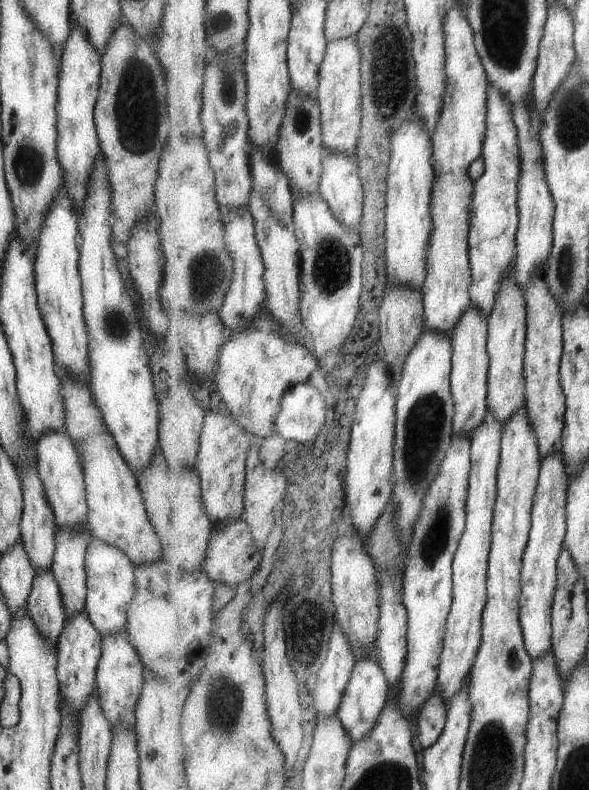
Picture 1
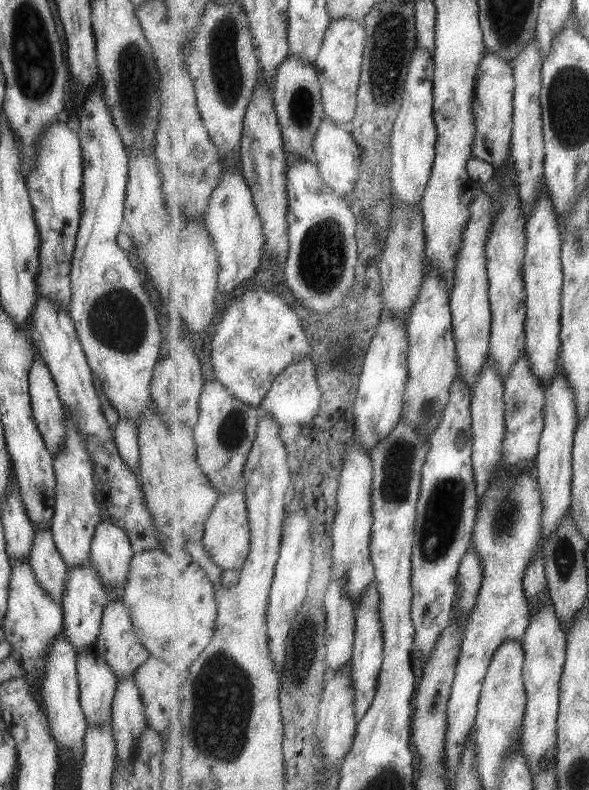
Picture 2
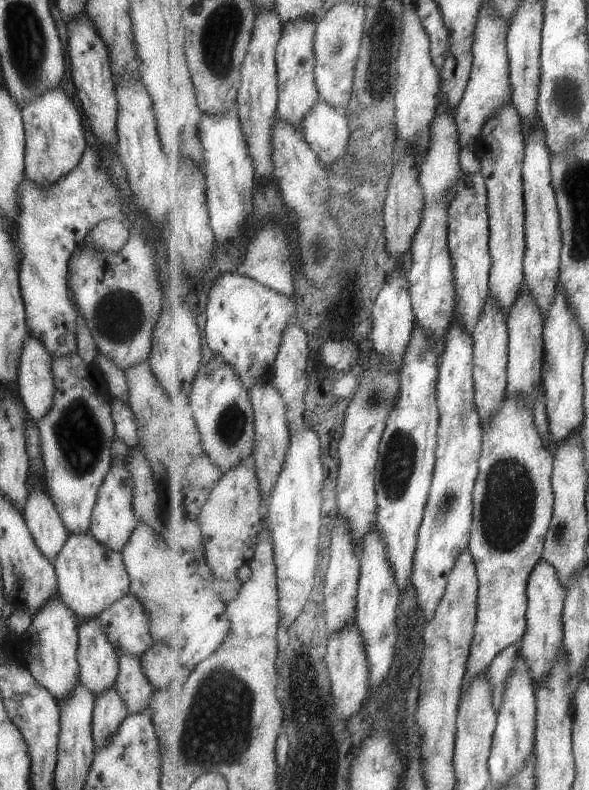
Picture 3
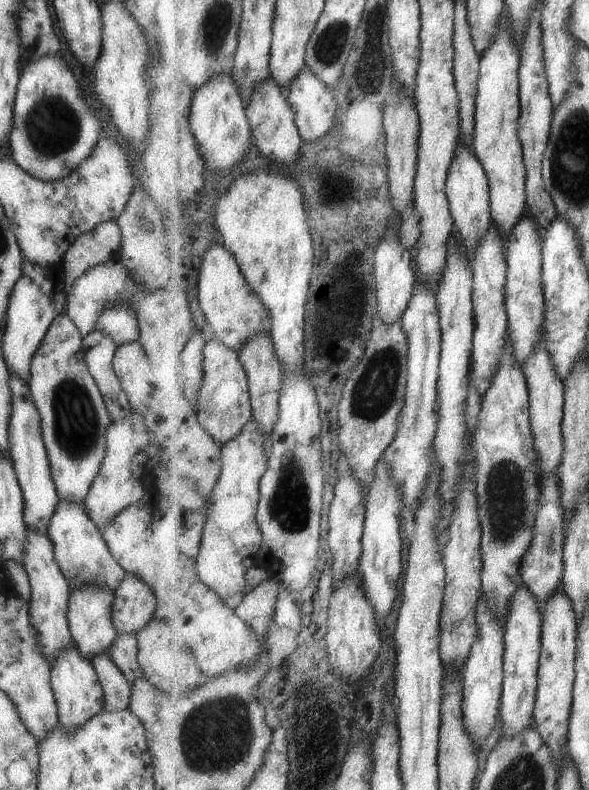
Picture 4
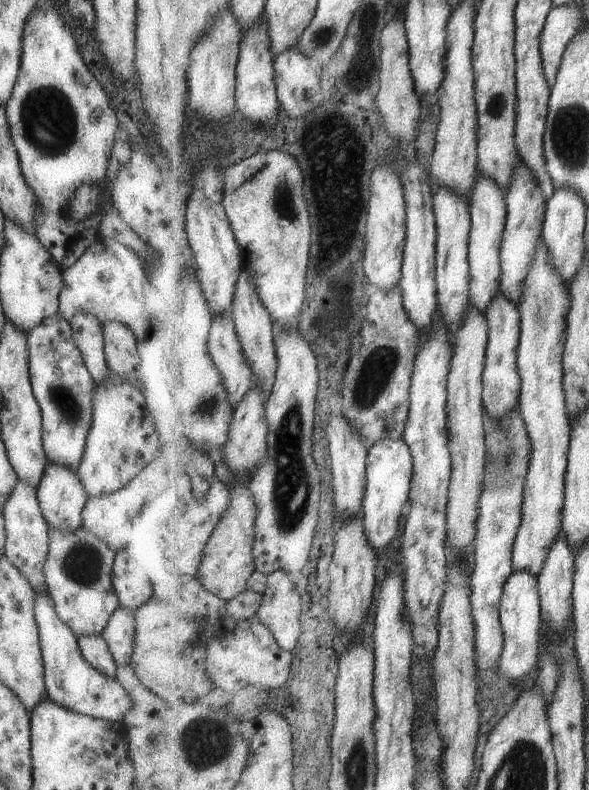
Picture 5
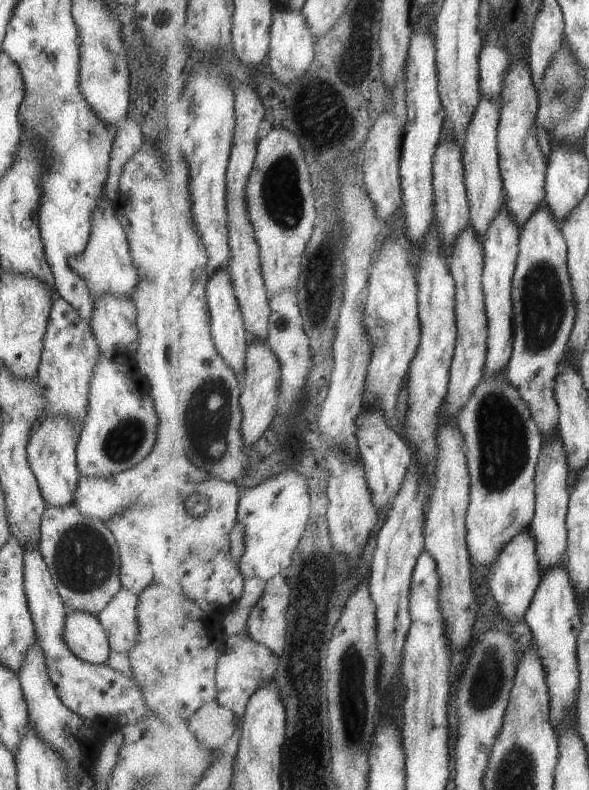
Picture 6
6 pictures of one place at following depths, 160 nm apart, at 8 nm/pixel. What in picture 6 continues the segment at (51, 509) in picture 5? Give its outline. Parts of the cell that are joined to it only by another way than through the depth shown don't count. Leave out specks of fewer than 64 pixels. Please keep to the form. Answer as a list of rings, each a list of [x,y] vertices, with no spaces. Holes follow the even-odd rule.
[[[47,415],[28,438],[27,464],[34,474],[40,495],[47,507],[64,507],[72,504],[73,491],[79,478],[74,454],[80,428],[75,427],[66,417]]]

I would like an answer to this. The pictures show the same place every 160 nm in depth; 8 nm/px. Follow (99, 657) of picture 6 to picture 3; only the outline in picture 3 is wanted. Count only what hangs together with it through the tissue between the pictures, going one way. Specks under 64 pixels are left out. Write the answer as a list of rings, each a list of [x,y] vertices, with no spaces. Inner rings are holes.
[[[114,686],[95,696],[90,720],[94,748],[101,748],[101,744],[105,744],[108,738],[115,734],[126,715],[126,706]]]

